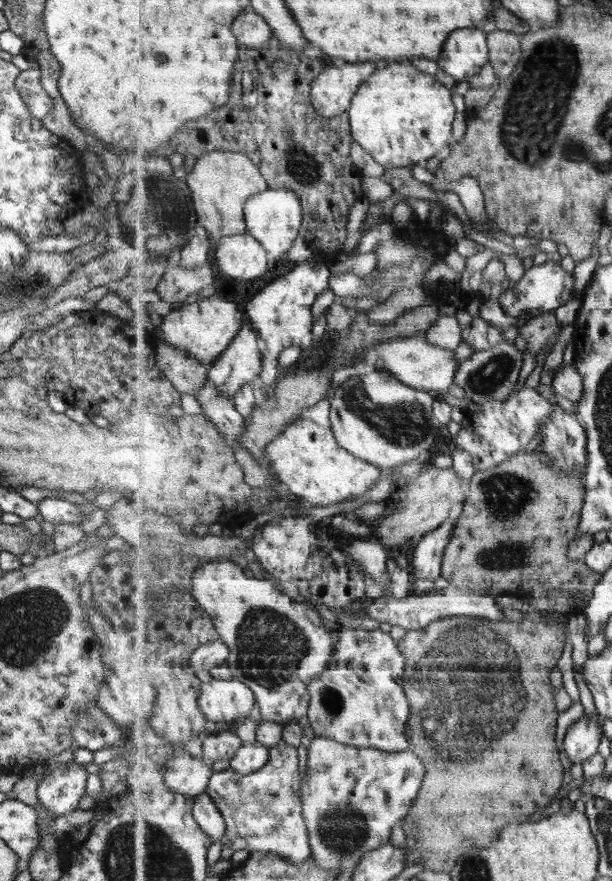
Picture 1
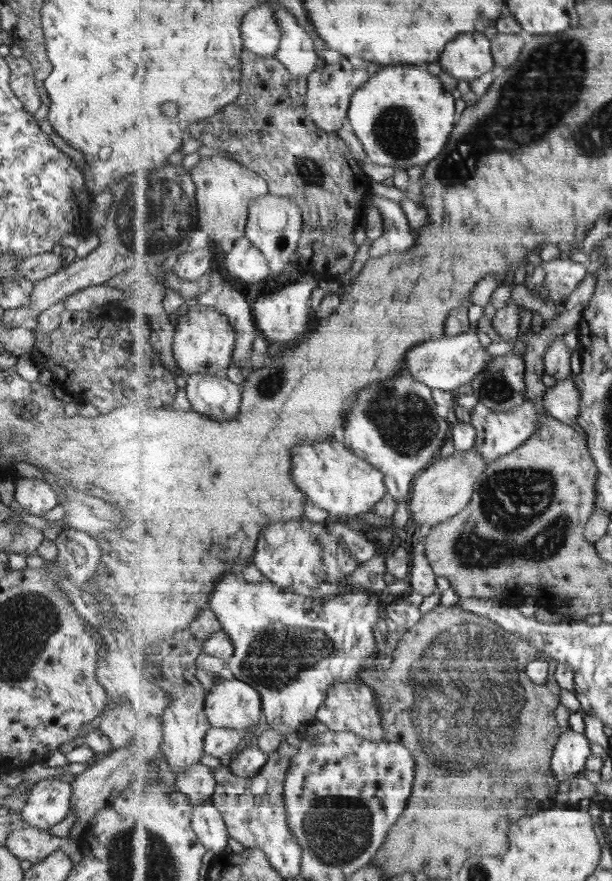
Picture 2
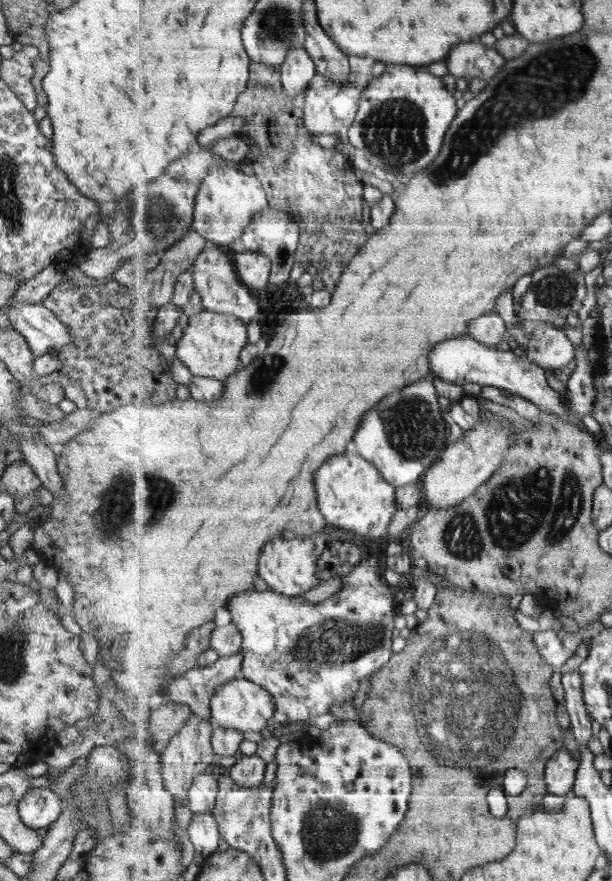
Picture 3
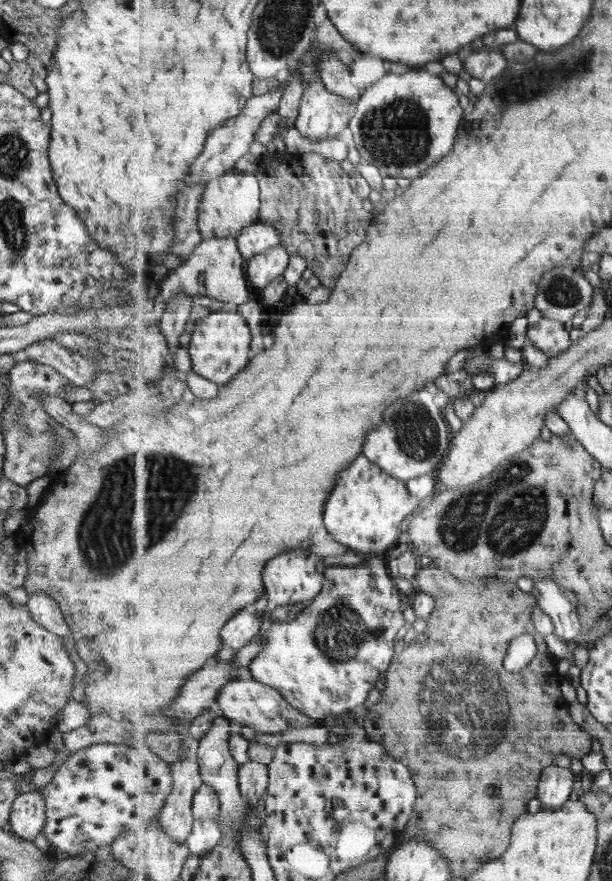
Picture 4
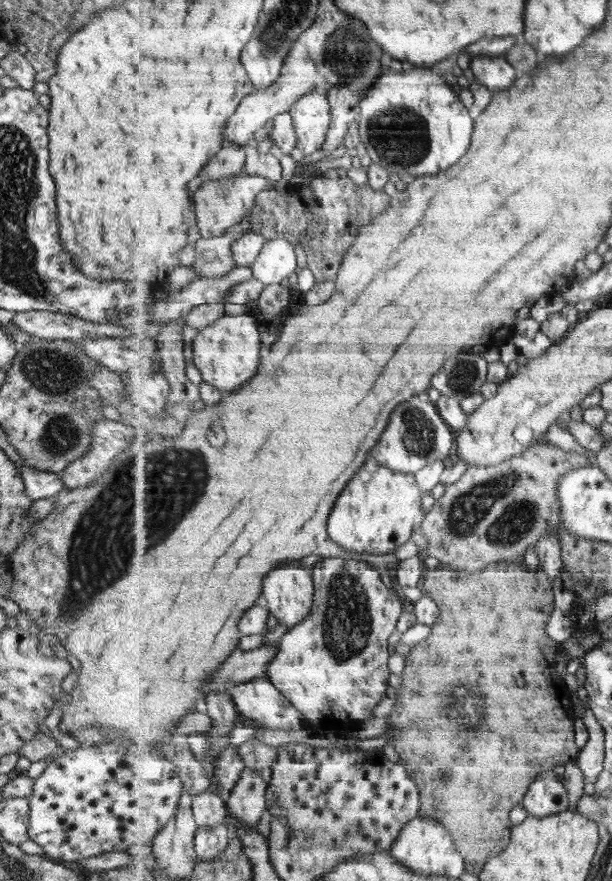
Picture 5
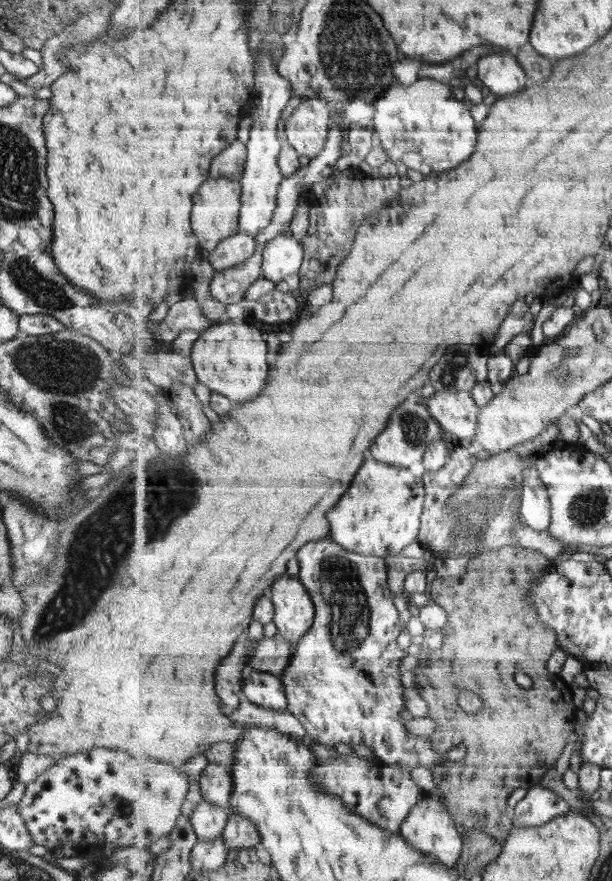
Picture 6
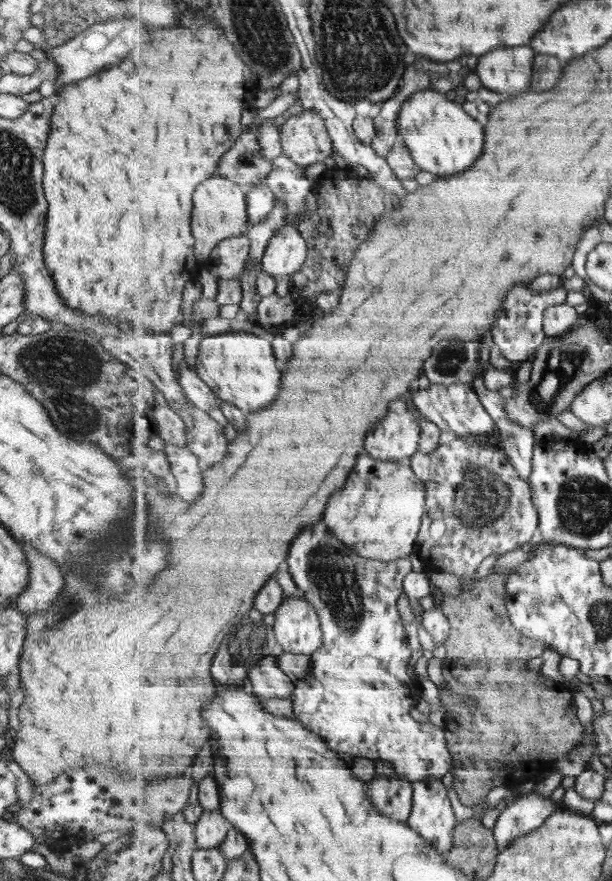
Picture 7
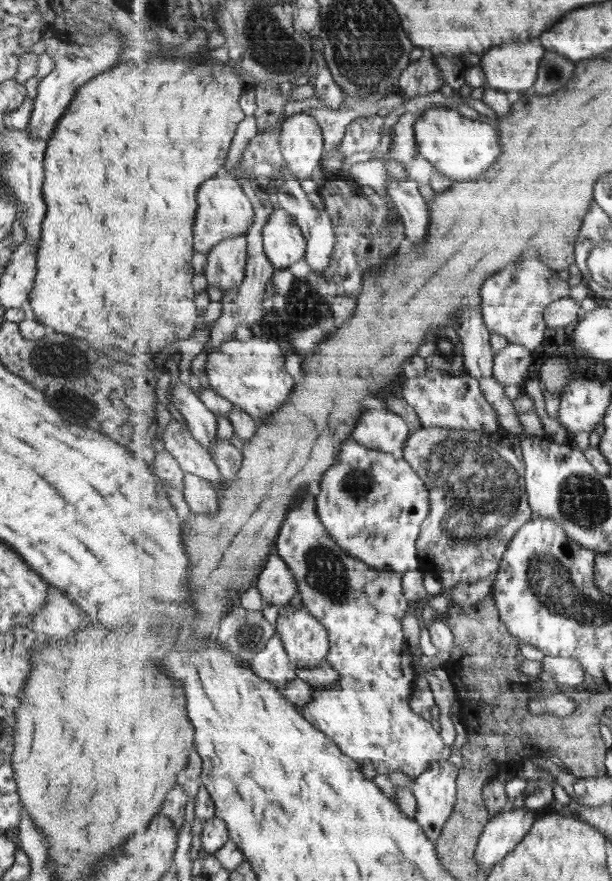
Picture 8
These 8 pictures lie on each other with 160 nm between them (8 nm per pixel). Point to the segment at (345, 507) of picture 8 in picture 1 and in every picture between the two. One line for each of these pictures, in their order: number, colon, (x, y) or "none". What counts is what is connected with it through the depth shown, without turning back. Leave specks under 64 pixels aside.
1: (307, 458)
2: (335, 479)
3: (353, 494)
4: (365, 511)
5: (376, 513)
6: (381, 513)
7: (379, 512)

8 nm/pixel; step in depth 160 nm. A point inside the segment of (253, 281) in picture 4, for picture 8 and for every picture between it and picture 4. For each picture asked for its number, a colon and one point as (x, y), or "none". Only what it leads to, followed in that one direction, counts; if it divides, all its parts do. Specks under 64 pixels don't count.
5: (277, 260)
6: (283, 256)
7: (286, 254)
8: (284, 243)

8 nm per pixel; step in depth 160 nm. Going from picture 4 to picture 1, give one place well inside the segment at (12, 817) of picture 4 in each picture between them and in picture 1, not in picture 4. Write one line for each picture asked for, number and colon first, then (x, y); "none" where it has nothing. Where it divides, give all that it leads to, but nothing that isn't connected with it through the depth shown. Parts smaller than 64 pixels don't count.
1: (59, 792)
2: (49, 801)
3: (39, 807)

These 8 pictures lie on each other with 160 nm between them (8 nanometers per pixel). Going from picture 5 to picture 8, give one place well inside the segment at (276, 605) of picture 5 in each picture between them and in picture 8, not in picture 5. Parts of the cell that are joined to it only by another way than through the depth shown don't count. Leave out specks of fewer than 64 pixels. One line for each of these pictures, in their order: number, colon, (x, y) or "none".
6: (295, 612)
7: (298, 628)
8: (306, 638)

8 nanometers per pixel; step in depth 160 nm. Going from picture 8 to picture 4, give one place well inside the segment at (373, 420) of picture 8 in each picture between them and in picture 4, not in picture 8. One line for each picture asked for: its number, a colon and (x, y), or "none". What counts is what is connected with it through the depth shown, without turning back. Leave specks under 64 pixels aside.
4: (415, 440)
5: (417, 436)
6: (403, 444)
7: (396, 438)

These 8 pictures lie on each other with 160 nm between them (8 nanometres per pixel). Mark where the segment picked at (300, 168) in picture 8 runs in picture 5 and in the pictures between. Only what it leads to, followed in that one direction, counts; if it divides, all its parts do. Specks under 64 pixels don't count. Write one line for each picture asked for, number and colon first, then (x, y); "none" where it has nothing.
5: (312, 115)
6: (307, 129)
7: (305, 138)

